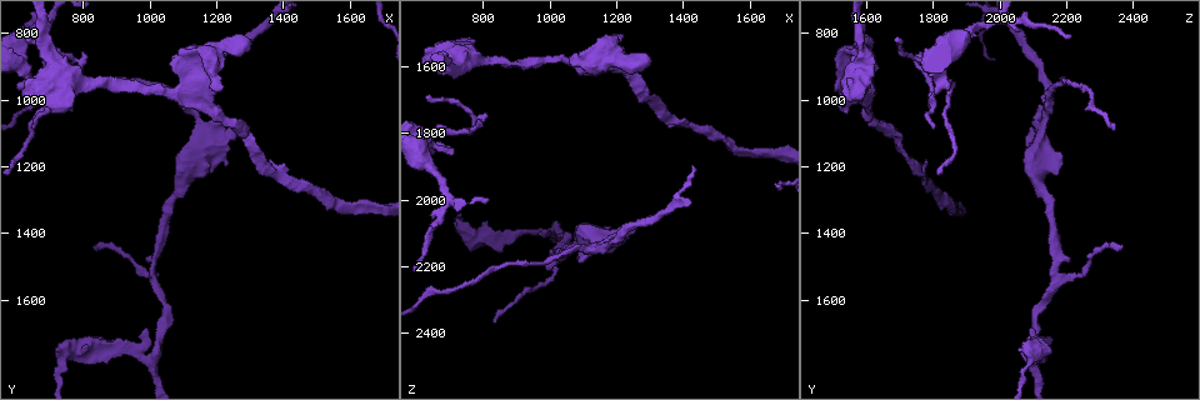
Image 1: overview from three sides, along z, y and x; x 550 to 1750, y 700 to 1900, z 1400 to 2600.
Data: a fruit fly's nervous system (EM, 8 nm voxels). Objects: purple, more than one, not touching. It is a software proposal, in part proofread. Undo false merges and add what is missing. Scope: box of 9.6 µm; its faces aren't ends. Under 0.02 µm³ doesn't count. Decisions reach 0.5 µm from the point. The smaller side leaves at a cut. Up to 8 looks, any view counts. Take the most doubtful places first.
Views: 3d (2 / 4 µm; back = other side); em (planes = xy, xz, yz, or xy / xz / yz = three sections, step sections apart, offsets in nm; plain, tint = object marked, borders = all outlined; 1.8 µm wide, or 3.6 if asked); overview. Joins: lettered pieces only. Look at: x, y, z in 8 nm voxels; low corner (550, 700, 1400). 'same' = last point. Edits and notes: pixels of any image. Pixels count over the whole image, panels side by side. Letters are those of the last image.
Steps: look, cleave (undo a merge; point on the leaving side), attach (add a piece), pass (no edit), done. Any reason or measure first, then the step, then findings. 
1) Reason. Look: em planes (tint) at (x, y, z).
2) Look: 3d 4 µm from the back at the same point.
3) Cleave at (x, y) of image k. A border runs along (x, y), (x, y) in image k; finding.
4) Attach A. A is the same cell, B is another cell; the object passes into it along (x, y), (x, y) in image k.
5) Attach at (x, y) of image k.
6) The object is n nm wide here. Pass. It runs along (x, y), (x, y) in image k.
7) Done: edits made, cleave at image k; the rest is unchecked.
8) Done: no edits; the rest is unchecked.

Two arms in line, one across. Look: em xz step 8 (borders) at (1030, 1730, 2100).

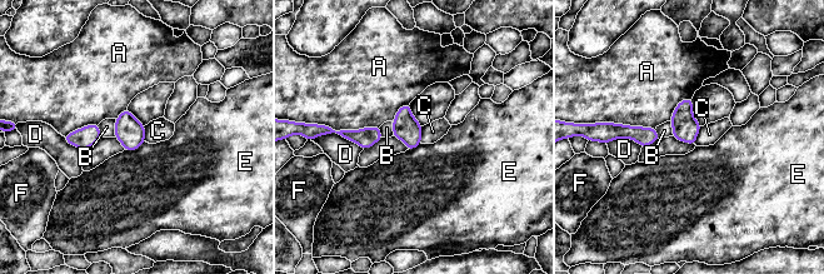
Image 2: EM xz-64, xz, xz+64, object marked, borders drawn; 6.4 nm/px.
Cut it another way. Look: em planes (borders) at the same point.

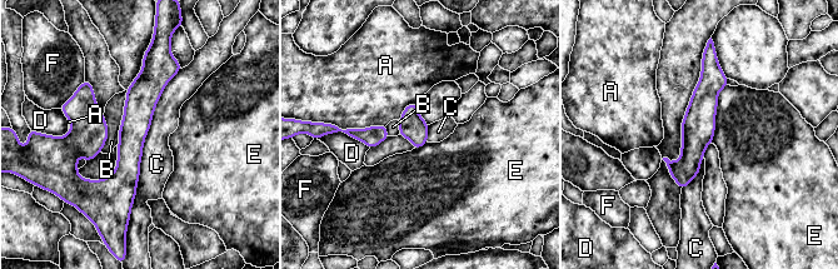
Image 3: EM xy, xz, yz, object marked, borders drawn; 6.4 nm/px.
The object is 170 nm wide here. Pass. A, B, C, D, E and F are other cells; it runs along (146, 59), (126, 208) in image 3; one neuron here.

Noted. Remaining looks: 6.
Two arms at a narrow angle. Look: em planes (plain) at (620, 940, 1830).

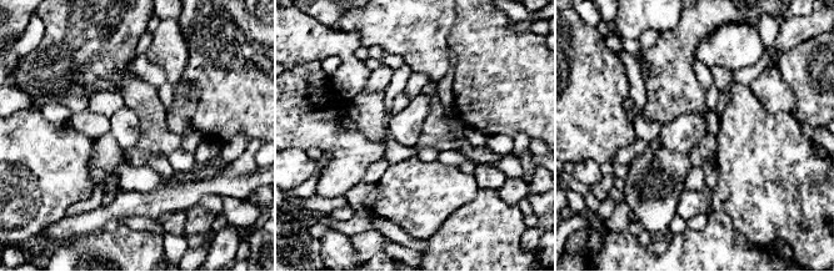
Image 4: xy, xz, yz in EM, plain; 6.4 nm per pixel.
Look: em planes (borders) at the same point.

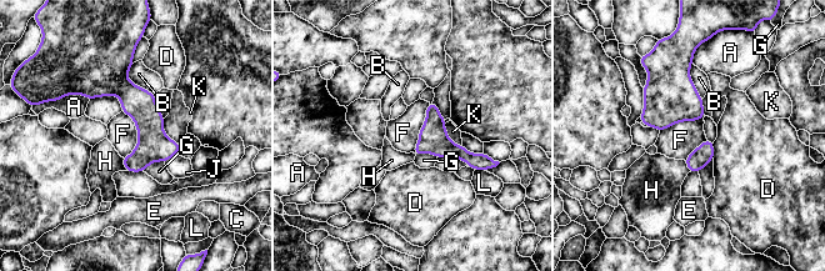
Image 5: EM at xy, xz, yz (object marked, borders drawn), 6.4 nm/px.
Pass. A, B, C, D, E, F, G, H, J, K and L are other cells; a border runs along (121, 110), (138, 137), (124, 157) in image 5; one neuron here.

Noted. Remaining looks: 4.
Thick turns thin. Look: em planes (borders) at (740, 1810, 2070).

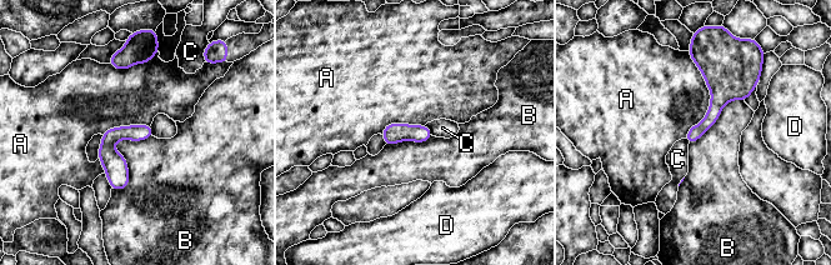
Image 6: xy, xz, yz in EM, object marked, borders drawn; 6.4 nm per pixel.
The object is 90 nm wide here. Pass. A, B, C and D are other cells; it runs along (148, 128), (111, 143), (114, 185) in image 6; one neuron here.

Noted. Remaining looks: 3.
Look: 3d 4 µm at (1150, 1140, 2120).

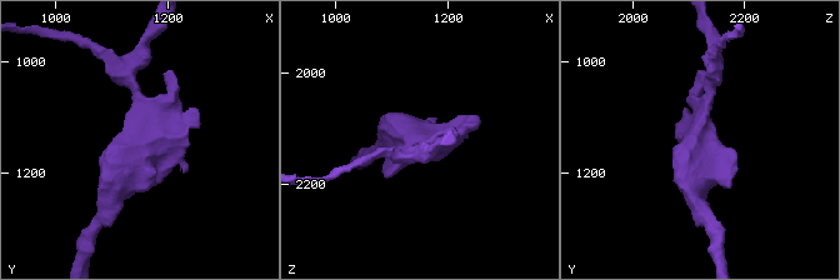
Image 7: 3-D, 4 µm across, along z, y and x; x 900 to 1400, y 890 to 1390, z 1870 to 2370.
Shape alone is not enough. Look: em 3.6 µm planes (borders) at (1155, 1140, 2125).

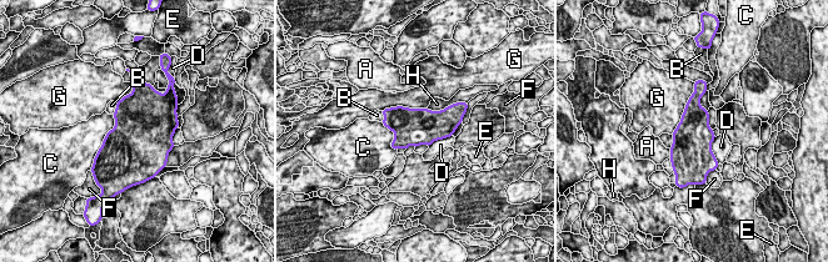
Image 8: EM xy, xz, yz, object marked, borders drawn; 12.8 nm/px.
Pass. A, B, C, D, E, F, G and H are other cells; a border runs along (114, 115), (114, 126), (98, 151) in image 8; all the same neuron.

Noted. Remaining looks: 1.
Done: no edits; the rest is unchecked.

